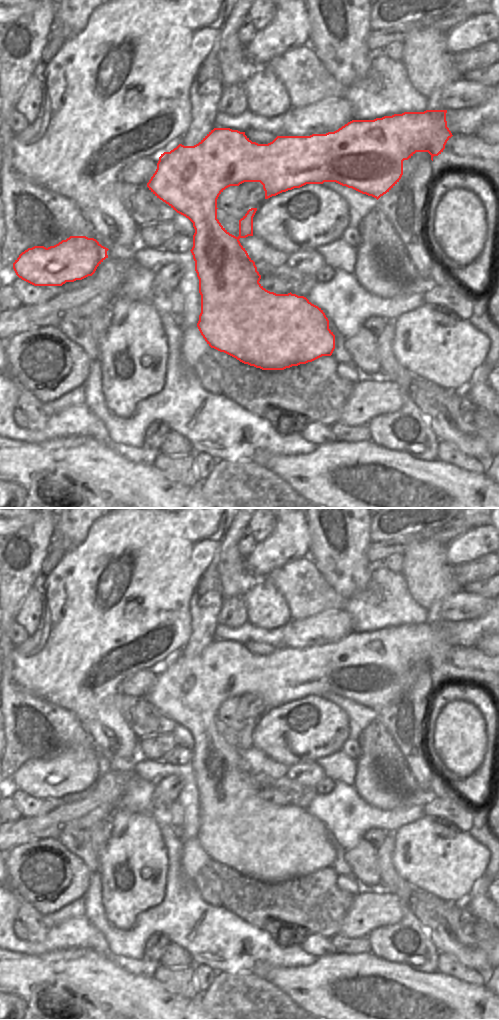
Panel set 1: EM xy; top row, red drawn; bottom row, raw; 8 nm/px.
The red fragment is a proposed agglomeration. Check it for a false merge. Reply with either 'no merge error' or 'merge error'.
no merge error

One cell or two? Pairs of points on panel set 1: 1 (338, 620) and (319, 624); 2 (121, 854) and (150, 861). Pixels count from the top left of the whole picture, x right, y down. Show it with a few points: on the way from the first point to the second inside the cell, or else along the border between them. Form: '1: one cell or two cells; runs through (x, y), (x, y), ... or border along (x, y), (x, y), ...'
1: one cell; runs through (333, 624), (324, 624)
2: one cell; runs through (128, 855), (134, 861), (143, 861)

